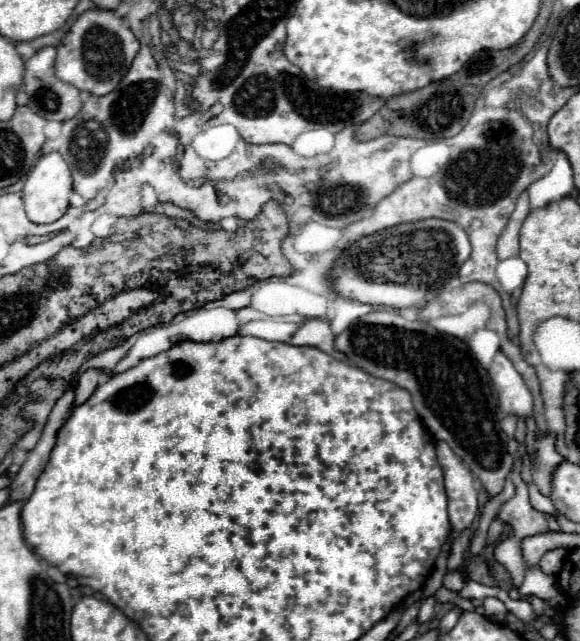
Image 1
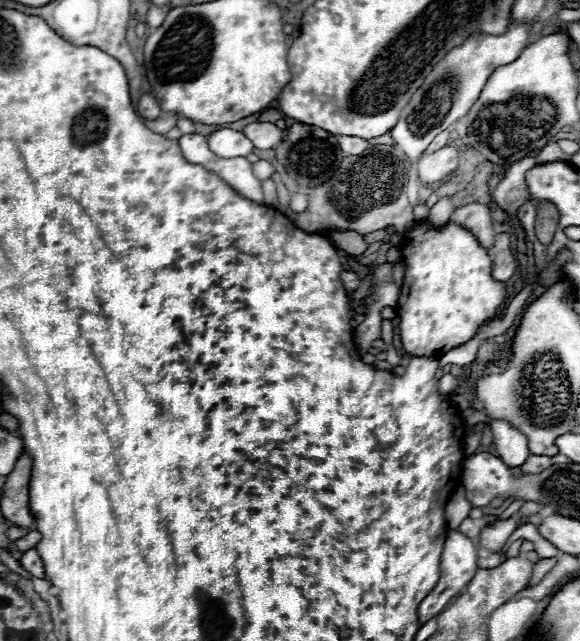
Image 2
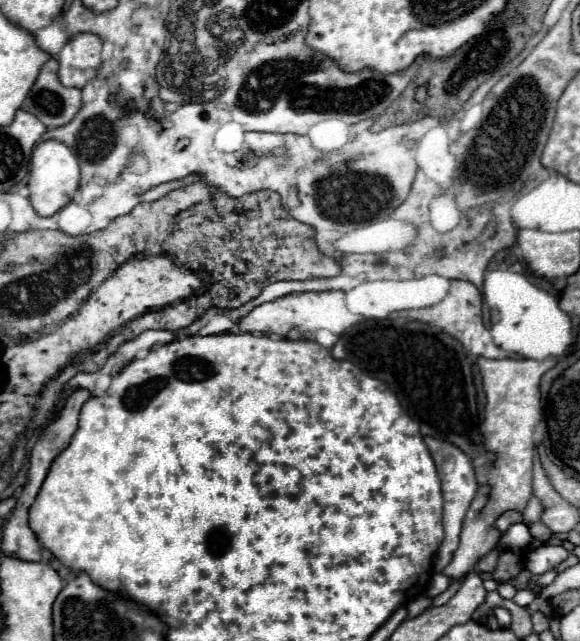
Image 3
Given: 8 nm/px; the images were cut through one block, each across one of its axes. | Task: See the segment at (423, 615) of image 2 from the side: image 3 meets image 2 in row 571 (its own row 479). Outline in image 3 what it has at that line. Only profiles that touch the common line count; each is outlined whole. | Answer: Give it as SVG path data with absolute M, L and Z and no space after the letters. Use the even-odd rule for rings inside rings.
M424 438L434 462L436 462L436 468L438 468L438 476L440 476L440 482L442 482L442 496L444 496L444 542L440 544L436 556L434 556L434 572L442 572L448 562L452 560L458 544L460 544L460 530L462 530L462 524L464 524L464 518L468 514L468 508L470 508L470 502L478 490L478 482L476 482L476 476L474 476L474 468L472 468L472 462L468 460L468 456L452 446L450 442L444 442L444 440L436 440L436 438Z

